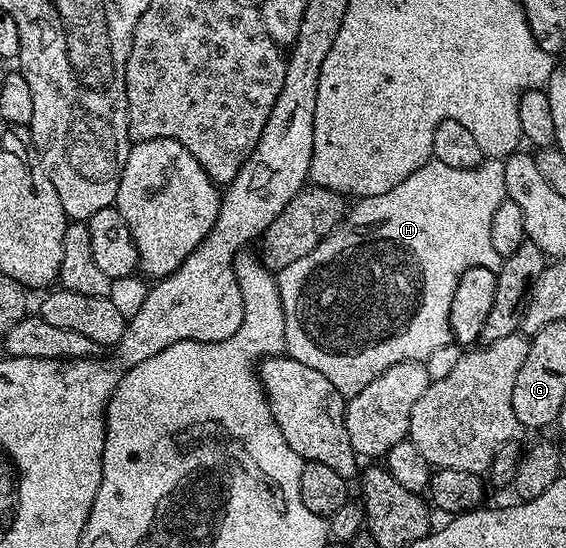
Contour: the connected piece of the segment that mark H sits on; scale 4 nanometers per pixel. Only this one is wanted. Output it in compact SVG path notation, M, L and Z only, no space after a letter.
M430 160L415 168L415 172L411 172L411 176L403 180L403 184L395 184L391 192L356 199L336 230L331 231L315 249L307 252L307 256L295 260L295 264L291 264L276 275L279 296L283 304L285 348L288 357L299 360L299 364L307 364L307 368L315 368L315 372L323 372L323 376L327 376L327 380L335 384L337 391L344 394L346 399L350 399L363 392L363 388L367 388L367 384L371 384L375 376L387 372L387 368L400 362L425 362L436 350L450 345L453 336L449 327L451 296L455 296L455 284L459 284L459 276L463 276L467 268L476 266L495 271L501 269L503 254L502 251L497 251L497 246L493 243L493 217L496 216L501 202L506 201L504 167L504 161L501 160L482 160L477 166L464 170Z

